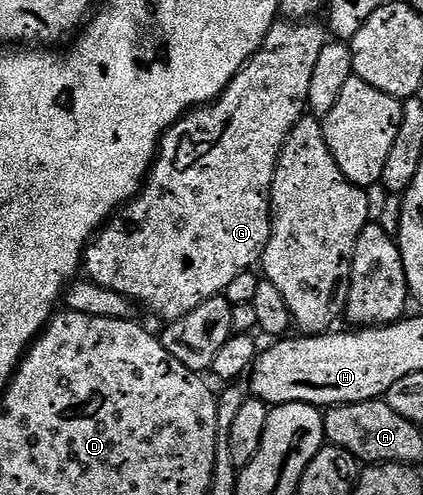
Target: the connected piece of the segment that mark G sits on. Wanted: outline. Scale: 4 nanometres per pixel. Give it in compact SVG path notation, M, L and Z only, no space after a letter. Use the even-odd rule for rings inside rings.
M277 22L273 24L262 42L260 51L253 54L243 70L228 84L227 90L211 104L193 108L165 132L158 145L158 155L152 162L152 170L140 192L109 219L85 248L82 268L87 279L106 290L112 290L125 296L127 300L133 302L141 300L142 303L149 304L164 319L164 322L171 322L190 314L190 310L202 306L202 302L227 293L227 288L247 268L252 268L255 264L257 267L261 263L272 233L272 183L276 173L276 163L280 160L280 151L284 149L284 143L288 141L288 135L292 133L301 116L305 115L310 94L310 77L314 74L314 62L318 62L318 54L322 54L322 46L330 40L325 25L316 23L320 22Z

